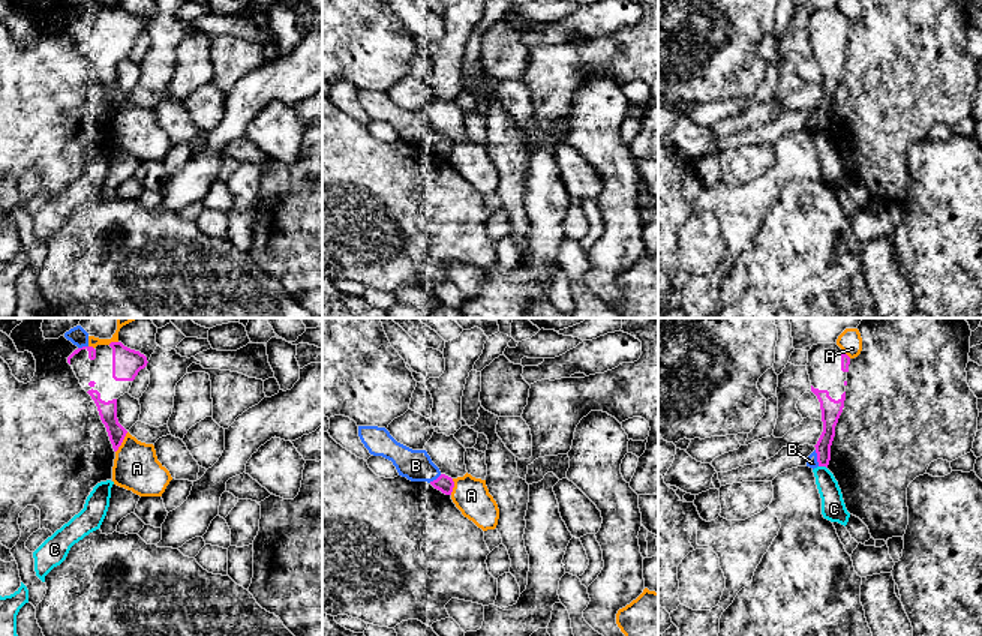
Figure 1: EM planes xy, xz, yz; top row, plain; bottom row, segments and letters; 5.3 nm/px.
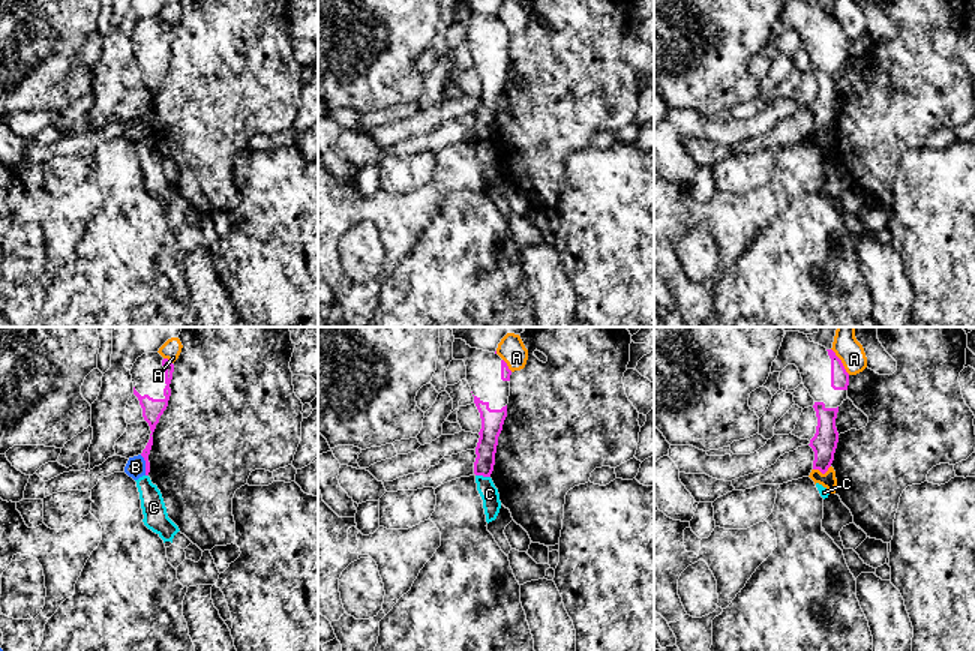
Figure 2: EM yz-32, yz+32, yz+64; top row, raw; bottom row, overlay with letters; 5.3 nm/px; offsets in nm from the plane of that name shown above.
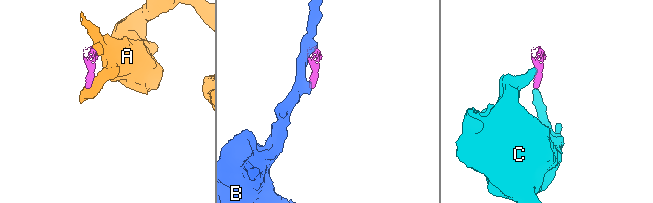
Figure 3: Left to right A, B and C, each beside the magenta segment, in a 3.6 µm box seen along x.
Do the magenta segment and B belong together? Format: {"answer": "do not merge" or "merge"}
{"answer": "do not merge"}

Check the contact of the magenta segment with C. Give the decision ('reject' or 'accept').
reject

